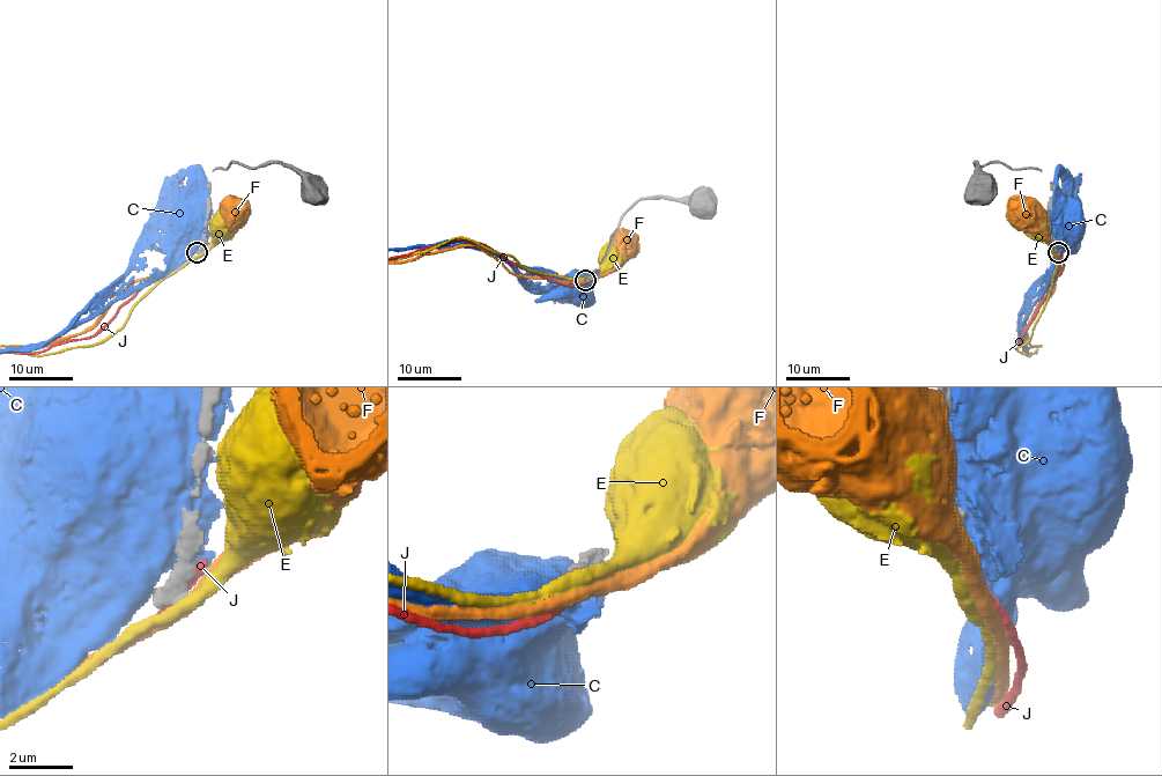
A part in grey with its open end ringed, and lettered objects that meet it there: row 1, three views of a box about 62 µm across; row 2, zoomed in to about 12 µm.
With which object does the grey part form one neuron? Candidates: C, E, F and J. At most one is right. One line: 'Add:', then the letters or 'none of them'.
Add: none of them

